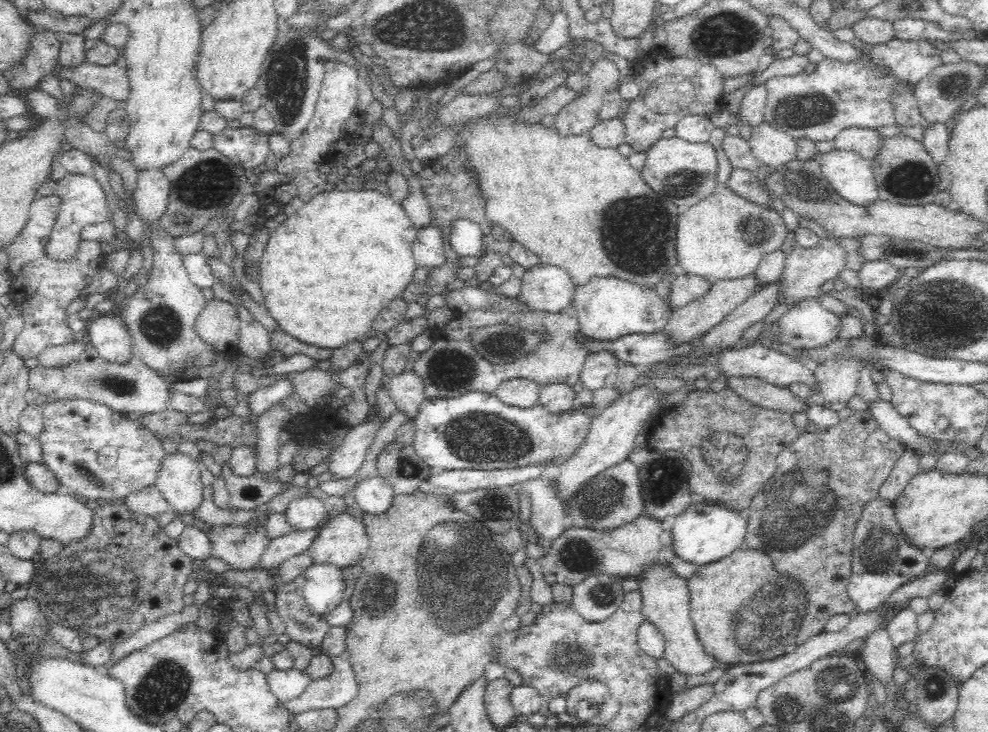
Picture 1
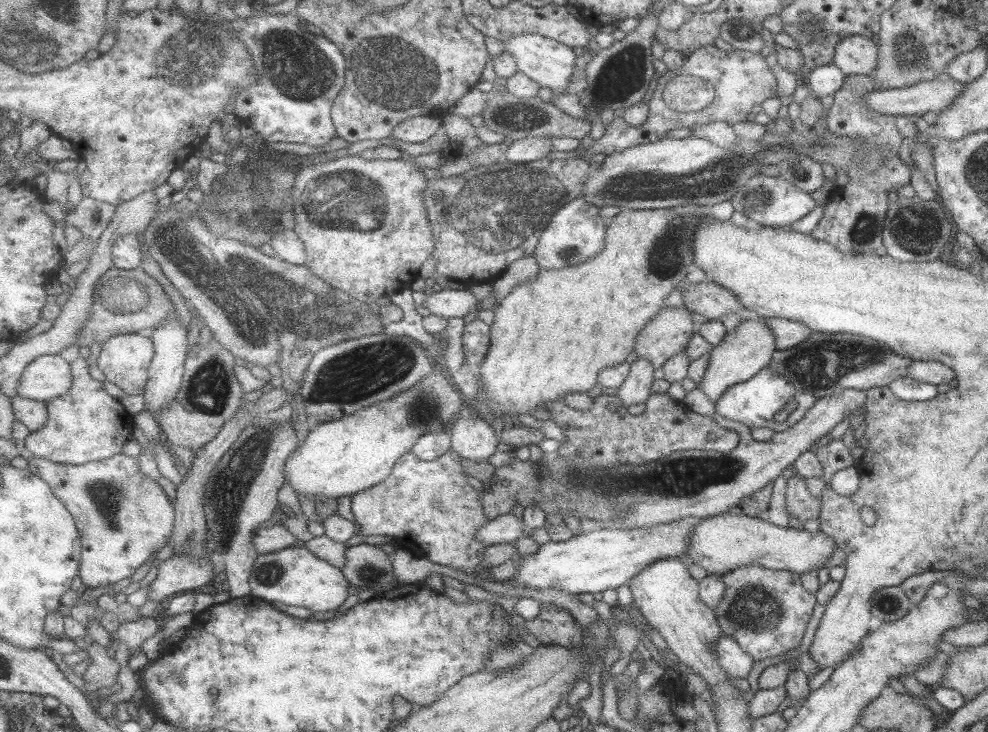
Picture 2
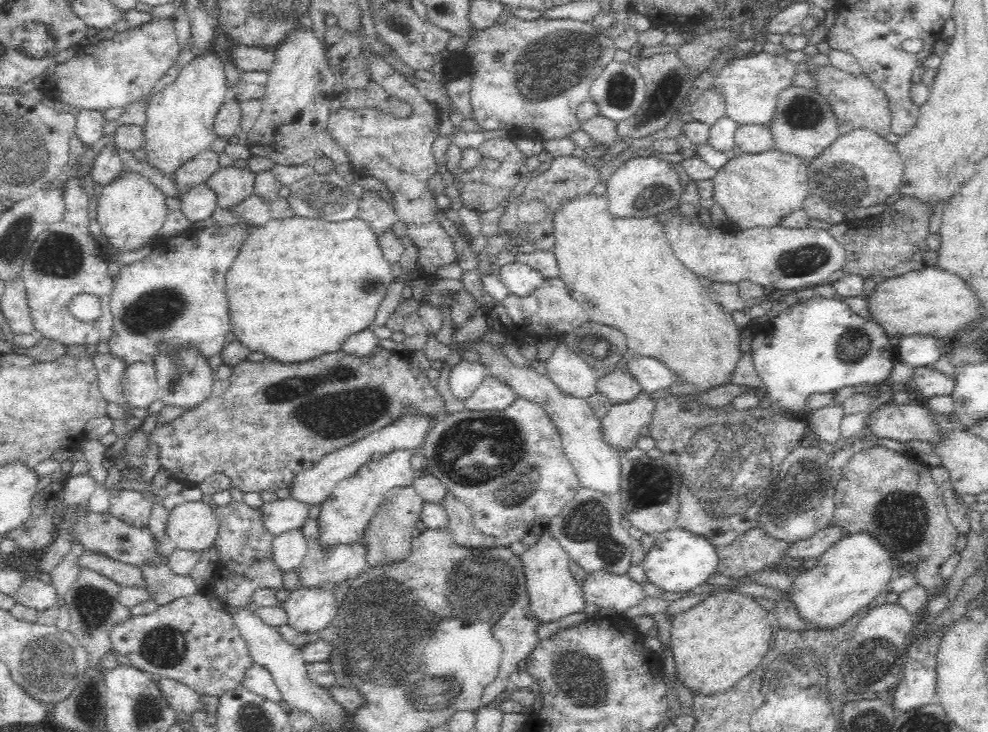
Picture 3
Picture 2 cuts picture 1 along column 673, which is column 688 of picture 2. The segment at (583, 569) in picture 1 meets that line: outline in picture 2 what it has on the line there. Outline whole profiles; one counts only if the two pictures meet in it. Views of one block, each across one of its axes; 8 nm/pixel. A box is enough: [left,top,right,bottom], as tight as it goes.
[684,511,837,575]

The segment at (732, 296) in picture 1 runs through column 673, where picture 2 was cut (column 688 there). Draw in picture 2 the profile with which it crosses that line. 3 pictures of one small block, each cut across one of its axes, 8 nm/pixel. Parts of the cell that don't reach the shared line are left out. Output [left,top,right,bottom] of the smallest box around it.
[634,306,696,369]

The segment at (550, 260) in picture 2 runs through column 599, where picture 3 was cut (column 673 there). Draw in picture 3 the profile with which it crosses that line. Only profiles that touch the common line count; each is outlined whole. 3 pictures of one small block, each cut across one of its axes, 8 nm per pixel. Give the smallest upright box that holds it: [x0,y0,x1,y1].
[664,216,846,290]

